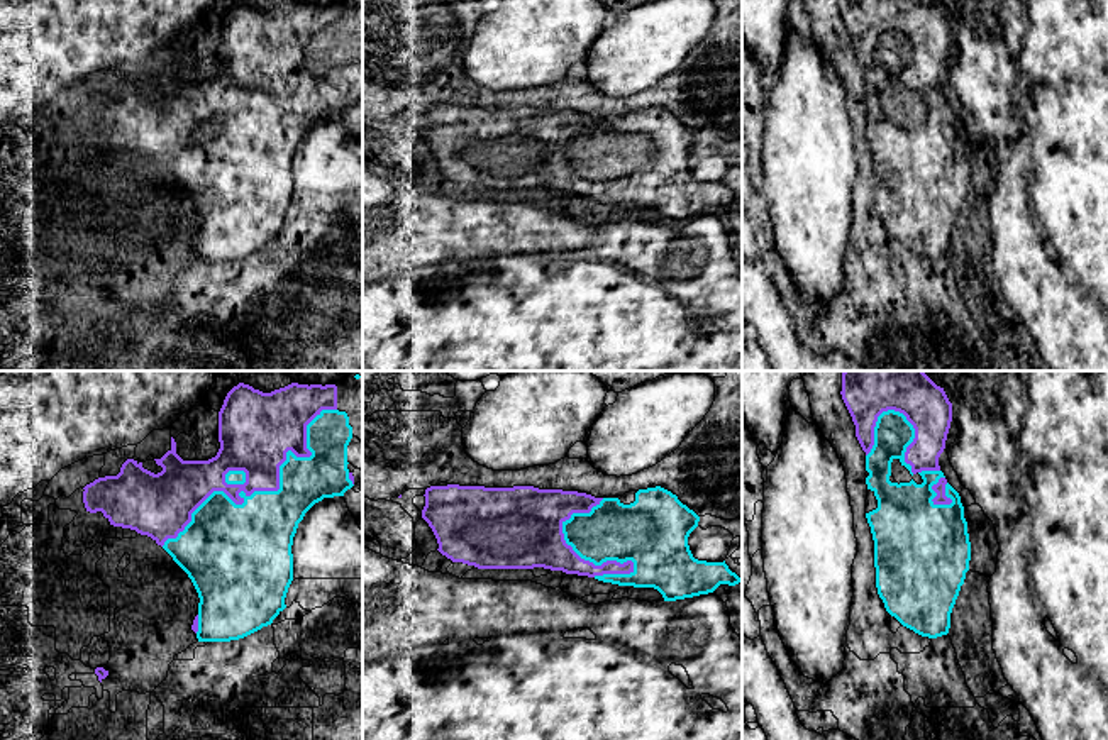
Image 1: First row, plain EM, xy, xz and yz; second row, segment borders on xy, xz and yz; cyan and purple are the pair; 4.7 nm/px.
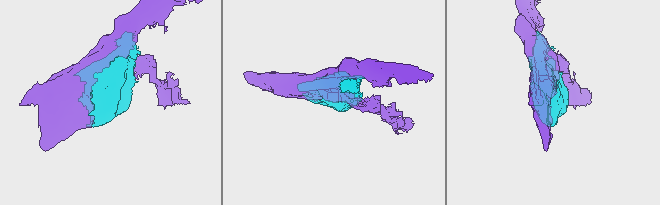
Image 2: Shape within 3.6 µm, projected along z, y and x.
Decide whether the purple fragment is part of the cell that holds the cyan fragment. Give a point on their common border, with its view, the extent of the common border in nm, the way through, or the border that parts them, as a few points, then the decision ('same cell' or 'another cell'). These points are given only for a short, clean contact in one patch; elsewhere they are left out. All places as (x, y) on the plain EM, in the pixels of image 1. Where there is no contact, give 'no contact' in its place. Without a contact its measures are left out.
contact xy (273, 112); length 1050 nm; same cell

